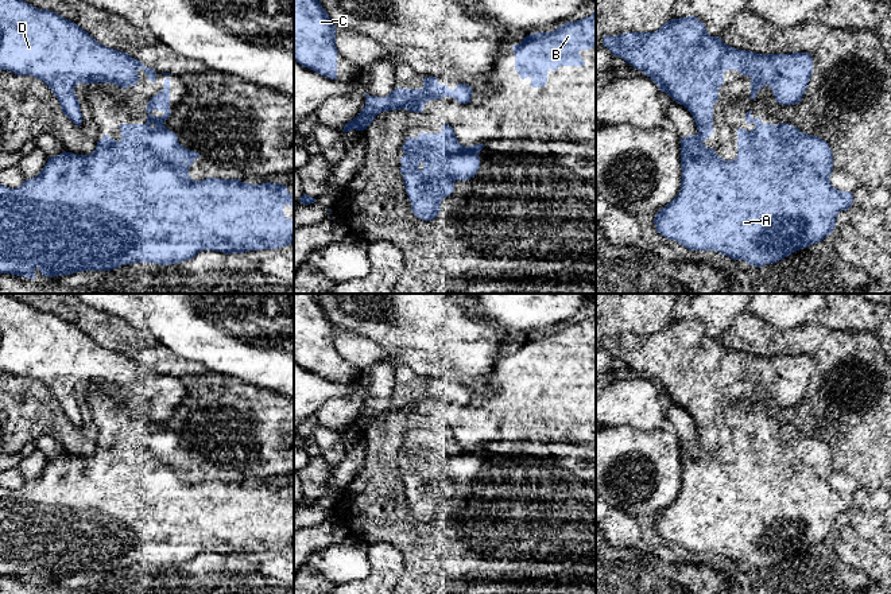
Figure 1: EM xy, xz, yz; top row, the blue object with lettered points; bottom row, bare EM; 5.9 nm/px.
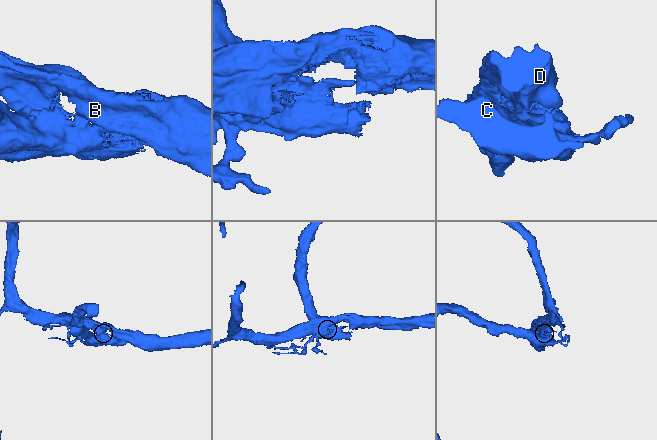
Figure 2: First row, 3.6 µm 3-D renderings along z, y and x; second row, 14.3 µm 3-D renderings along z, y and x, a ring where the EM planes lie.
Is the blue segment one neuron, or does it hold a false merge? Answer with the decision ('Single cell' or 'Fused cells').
Fused cells

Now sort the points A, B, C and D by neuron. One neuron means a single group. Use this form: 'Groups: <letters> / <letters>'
Groups: A C / B D

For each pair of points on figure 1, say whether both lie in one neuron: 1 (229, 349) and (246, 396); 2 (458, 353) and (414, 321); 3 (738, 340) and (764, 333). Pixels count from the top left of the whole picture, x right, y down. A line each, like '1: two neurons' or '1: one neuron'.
1: two neurons
2: one neuron
3: one neuron

